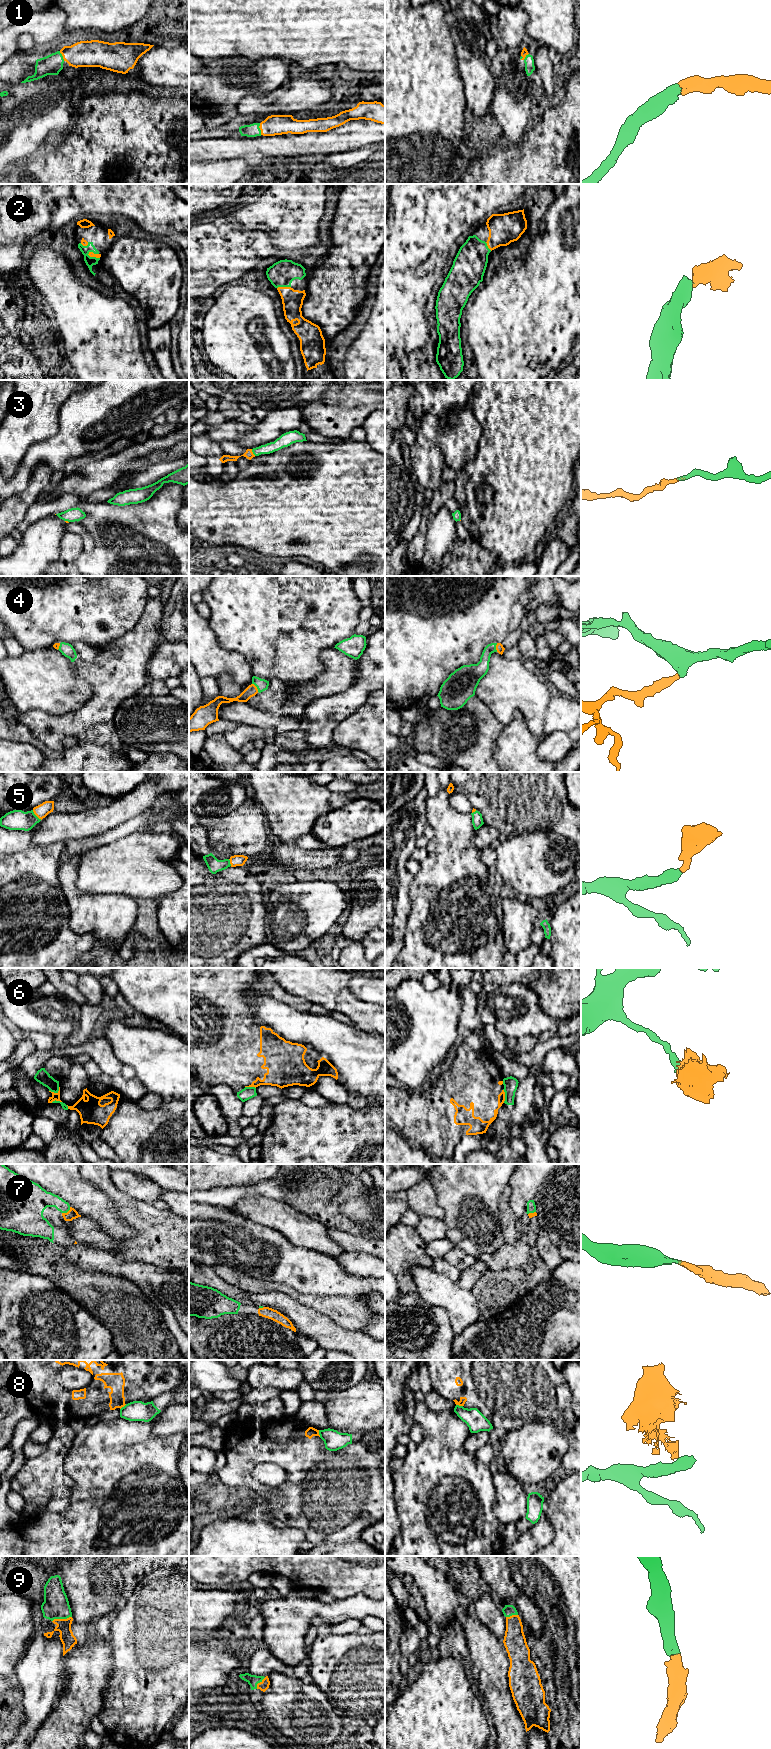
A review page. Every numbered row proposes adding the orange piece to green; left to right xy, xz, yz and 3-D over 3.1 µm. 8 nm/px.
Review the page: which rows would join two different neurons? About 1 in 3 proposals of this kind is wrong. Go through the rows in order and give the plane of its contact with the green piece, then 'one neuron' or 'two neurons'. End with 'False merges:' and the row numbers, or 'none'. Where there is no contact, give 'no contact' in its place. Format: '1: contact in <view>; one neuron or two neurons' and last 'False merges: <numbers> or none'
1: contact in xz; one neuron
2: contact in xz; one neuron
3: contact in xz; one neuron
4: contact in xz; one neuron
5: contact in xy; one neuron
6: contact in xy; two neurons
7: contact in xy; one neuron
8: contact in xz; two neurons
9: contact in xy; one neuron
False merges: 6, 8

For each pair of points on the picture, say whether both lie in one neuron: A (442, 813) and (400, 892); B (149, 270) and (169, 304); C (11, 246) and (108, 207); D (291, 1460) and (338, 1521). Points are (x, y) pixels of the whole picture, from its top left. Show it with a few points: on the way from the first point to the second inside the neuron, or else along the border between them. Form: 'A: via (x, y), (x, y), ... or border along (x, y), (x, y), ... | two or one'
A: border along (413, 876), (410, 882), (409, 899) | two
B: via (154, 278), (157, 292), (161, 296) | one
C: via (35, 225), (51, 209), (84, 207) | one
D: via (311, 1460), (338, 1486), (338, 1501) | one

